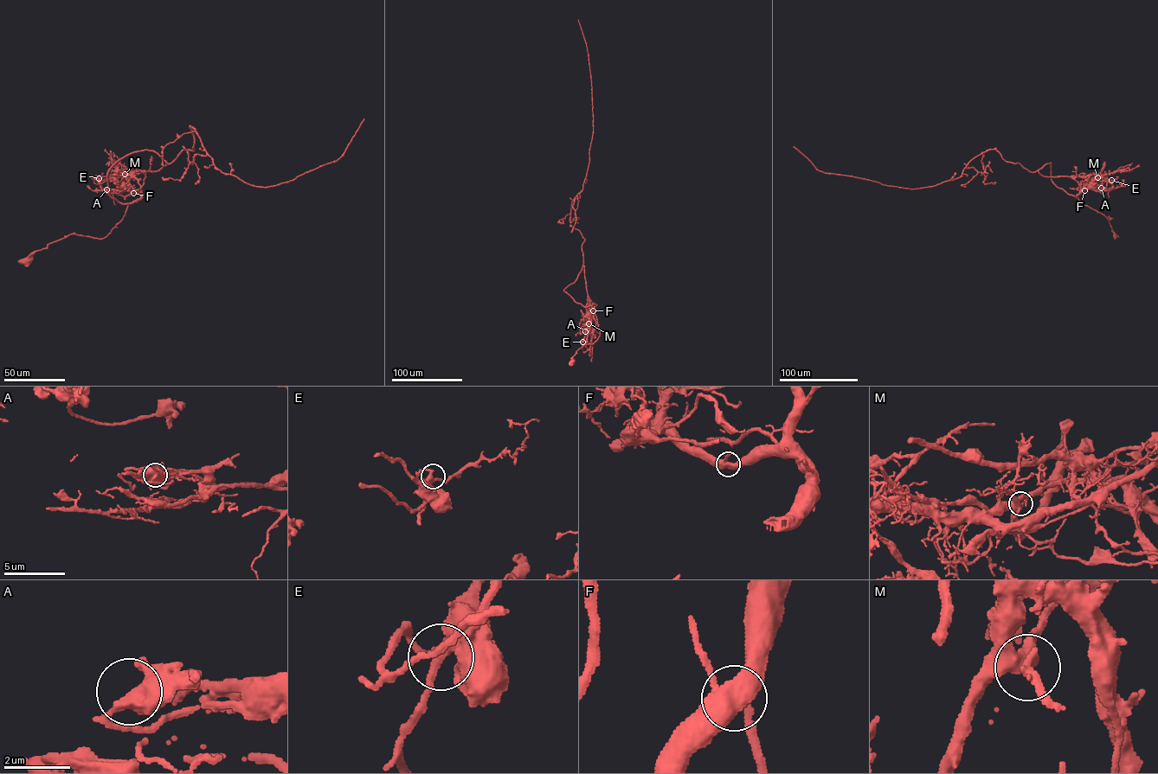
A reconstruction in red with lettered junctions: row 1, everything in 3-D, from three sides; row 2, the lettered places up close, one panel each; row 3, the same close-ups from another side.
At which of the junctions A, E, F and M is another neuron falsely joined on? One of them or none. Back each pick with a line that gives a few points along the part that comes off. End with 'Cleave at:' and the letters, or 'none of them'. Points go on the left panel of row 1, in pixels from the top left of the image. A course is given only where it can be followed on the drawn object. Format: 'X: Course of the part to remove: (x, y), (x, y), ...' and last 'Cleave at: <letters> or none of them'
Cleave at: none of them

